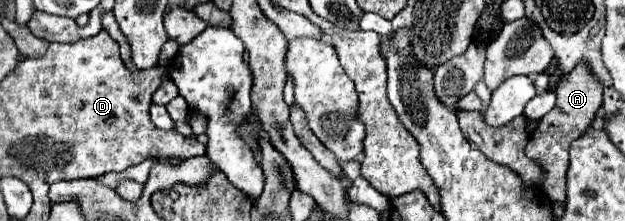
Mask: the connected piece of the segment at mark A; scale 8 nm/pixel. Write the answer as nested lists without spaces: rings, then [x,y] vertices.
[[[575,67],[575,71],[571,71],[571,75],[567,75],[567,79],[559,81],[555,93],[557,93],[557,105],[553,107],[553,111],[549,111],[539,121],[537,129],[533,131],[533,135],[525,147],[525,155],[543,169],[543,183],[541,183],[543,193],[553,203],[563,205],[567,169],[569,169],[569,147],[575,139],[579,139],[587,131],[587,127],[591,127],[595,113],[601,107],[603,87],[599,87],[599,81],[593,79],[593,75],[591,75],[591,71],[587,71],[587,67]]]

